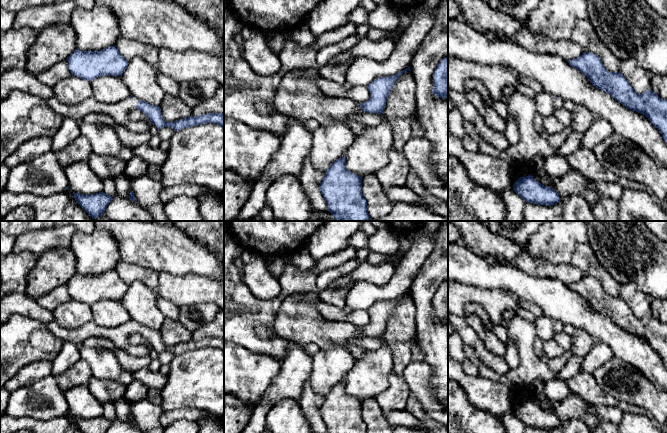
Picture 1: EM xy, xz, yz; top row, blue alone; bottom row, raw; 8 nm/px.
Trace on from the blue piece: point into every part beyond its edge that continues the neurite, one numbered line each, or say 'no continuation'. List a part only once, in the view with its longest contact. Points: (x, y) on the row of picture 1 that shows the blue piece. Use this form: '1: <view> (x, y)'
1: xy (119, 111)

